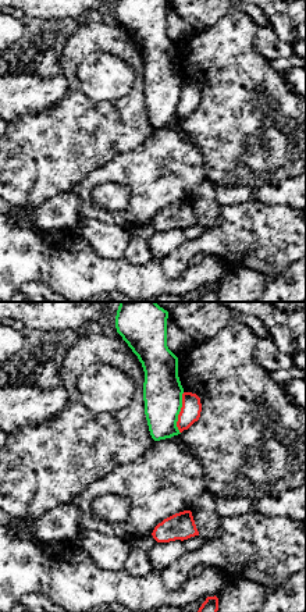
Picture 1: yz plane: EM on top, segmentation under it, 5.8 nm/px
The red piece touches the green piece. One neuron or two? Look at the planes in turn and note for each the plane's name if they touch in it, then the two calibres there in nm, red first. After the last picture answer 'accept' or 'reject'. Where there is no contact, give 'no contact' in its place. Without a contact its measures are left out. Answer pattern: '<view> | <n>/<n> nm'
yz | 120/220 nm

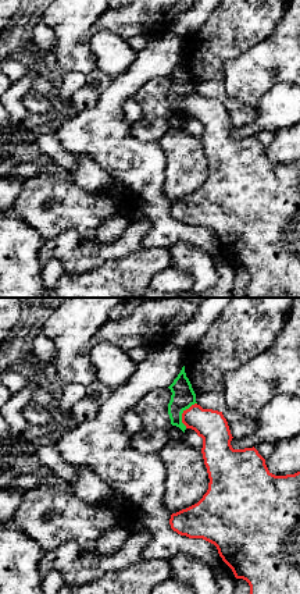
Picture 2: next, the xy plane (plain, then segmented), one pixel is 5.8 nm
xy | 180/140 nm

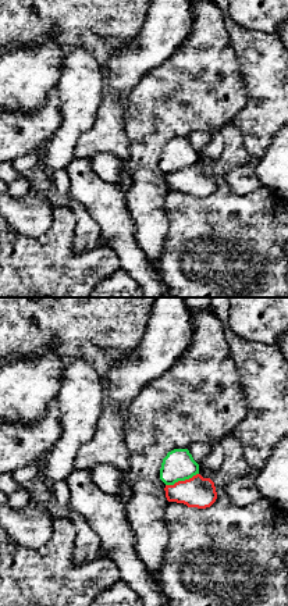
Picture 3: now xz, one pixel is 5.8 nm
xz | 180/180 nm

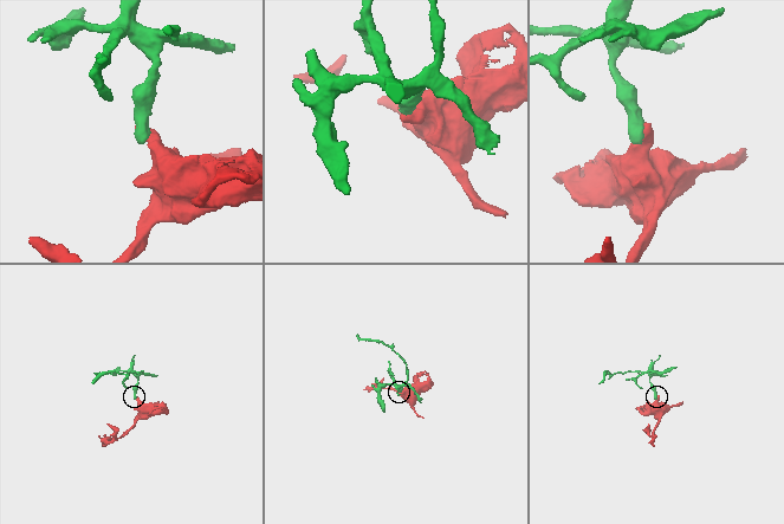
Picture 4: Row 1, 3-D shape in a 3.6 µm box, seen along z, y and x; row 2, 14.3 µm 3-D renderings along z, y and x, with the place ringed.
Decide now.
reject

